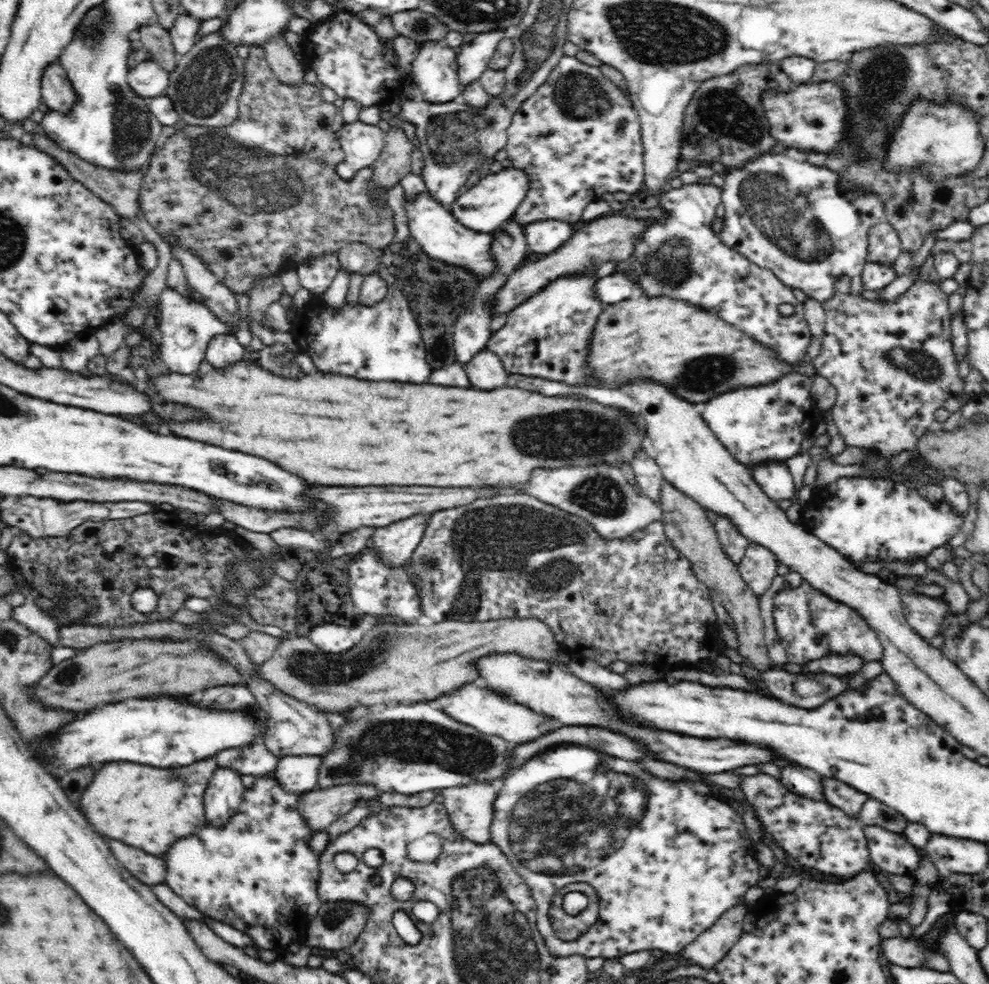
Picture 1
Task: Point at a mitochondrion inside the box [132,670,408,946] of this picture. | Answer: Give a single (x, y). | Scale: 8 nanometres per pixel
(335, 916)

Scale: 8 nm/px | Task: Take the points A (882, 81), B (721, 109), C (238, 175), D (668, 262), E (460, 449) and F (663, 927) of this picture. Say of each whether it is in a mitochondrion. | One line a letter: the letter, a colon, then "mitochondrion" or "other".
A: mitochondrion
B: mitochondrion
C: mitochondrion
D: mitochondrion
E: other
F: other

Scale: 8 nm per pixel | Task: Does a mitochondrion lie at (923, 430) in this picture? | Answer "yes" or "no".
no

